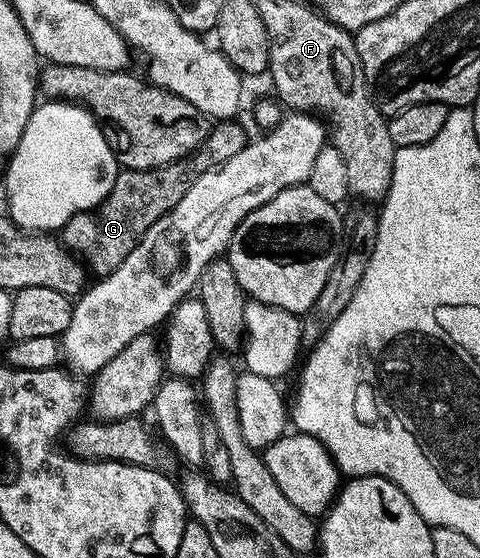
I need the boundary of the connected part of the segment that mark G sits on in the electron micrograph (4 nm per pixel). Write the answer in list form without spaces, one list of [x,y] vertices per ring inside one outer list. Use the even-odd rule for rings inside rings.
[[[218,121],[210,128],[210,135],[194,151],[163,167],[143,171],[119,170],[116,181],[106,200],[91,211],[77,211],[62,226],[60,238],[68,251],[73,251],[94,277],[110,275],[136,249],[136,245],[148,233],[150,226],[164,213],[168,213],[184,197],[186,188],[228,157],[236,157],[248,142],[248,134],[238,121]]]

